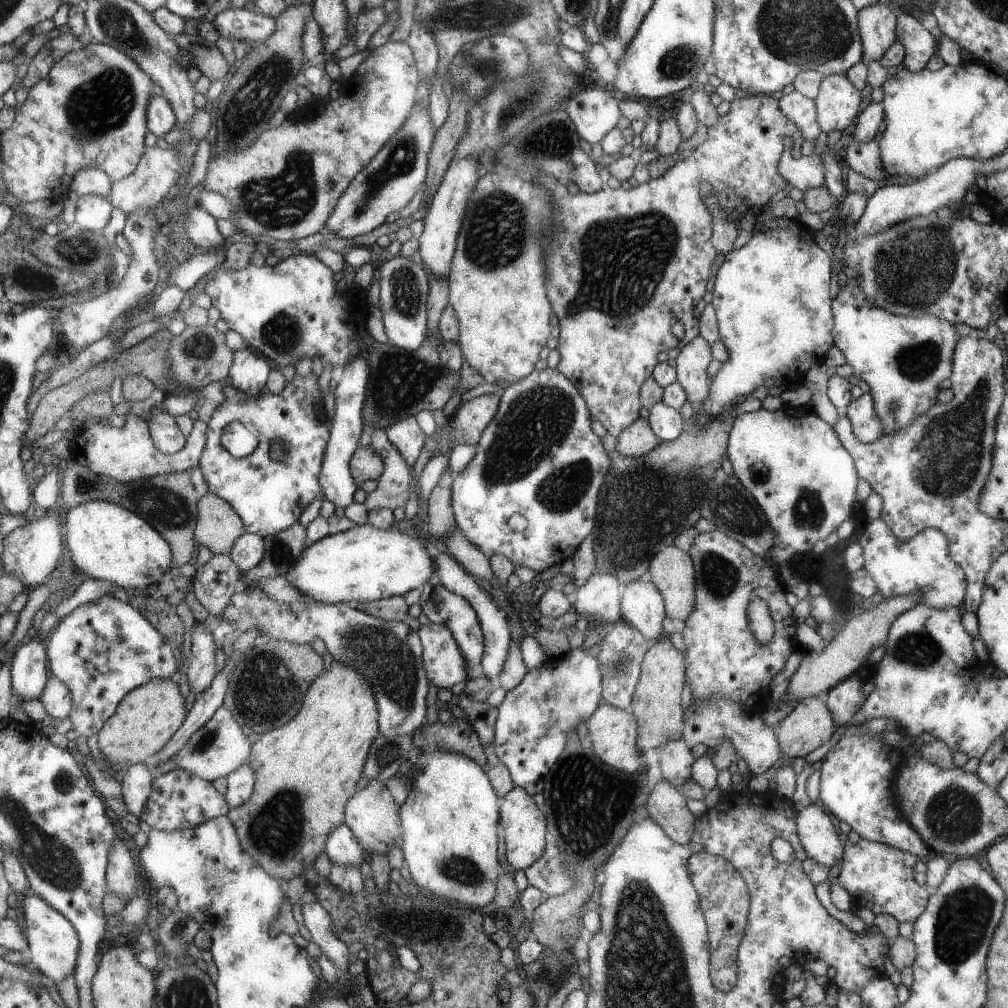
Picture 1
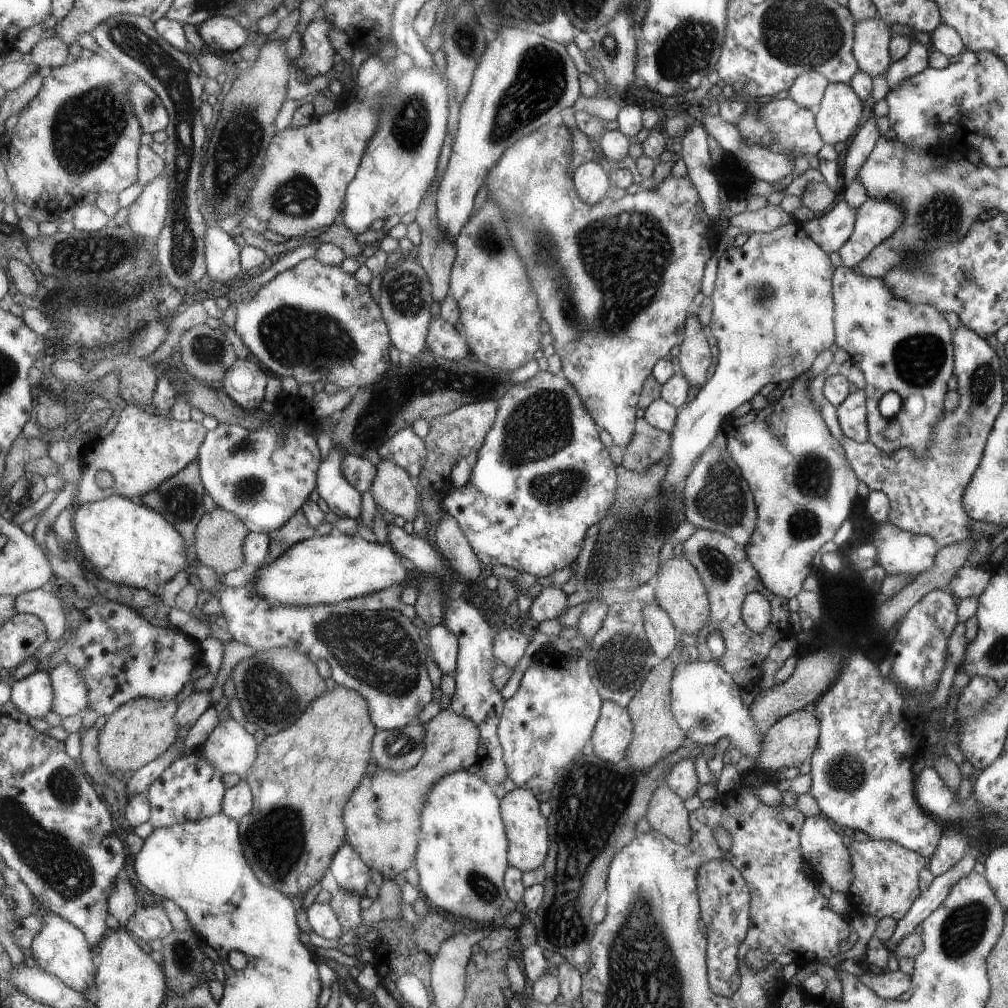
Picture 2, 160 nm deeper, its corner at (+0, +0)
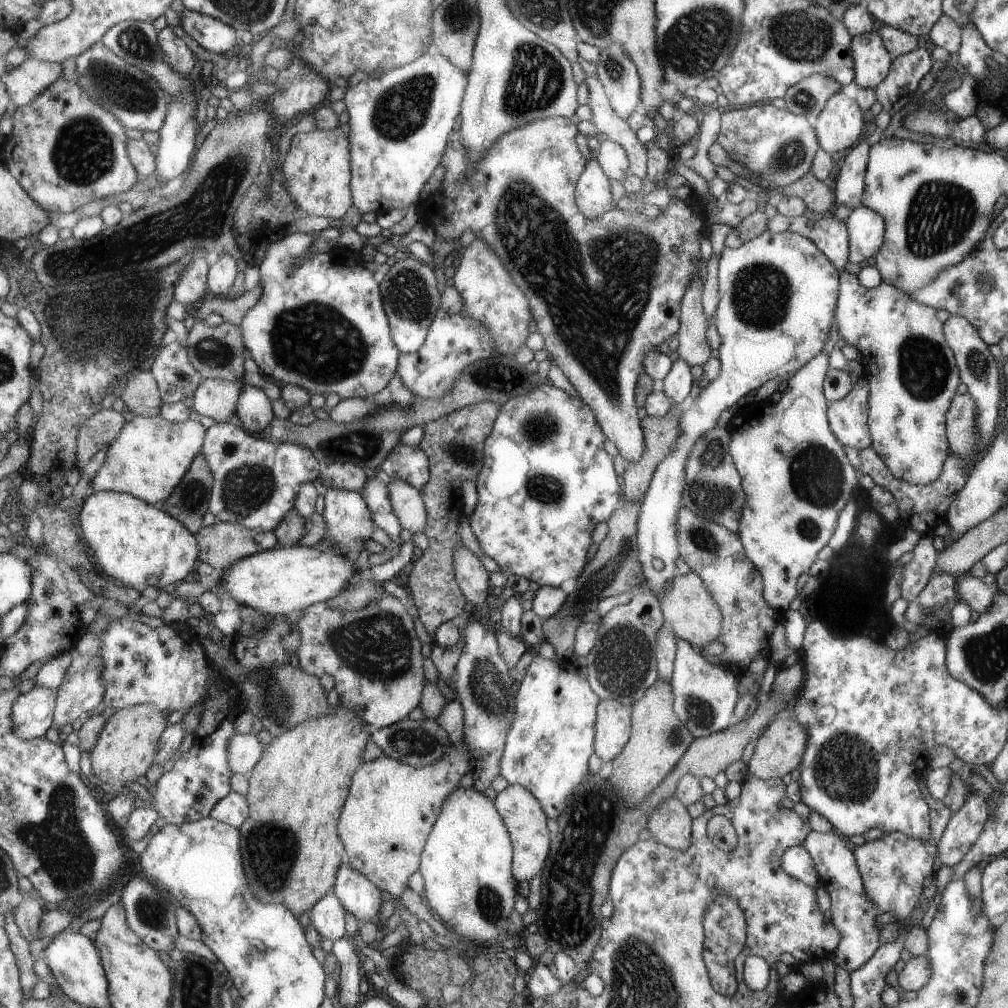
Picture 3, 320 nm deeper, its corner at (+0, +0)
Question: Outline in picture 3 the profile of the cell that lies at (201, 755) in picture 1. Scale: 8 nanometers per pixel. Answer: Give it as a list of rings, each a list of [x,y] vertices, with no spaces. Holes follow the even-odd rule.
[[[236,732],[229,743],[229,762],[234,773],[247,774],[252,772],[261,760],[266,746],[254,733],[240,734]]]

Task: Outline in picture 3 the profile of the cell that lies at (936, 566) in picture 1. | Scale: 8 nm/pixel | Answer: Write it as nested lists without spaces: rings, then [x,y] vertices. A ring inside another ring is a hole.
[[[969,572],[957,578],[956,592],[957,600],[967,603],[979,615],[992,604],[995,593],[991,586],[983,584],[981,578],[973,578]]]

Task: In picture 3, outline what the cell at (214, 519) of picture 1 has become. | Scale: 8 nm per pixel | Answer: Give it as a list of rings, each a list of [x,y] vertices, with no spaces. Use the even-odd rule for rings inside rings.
[[[216,521],[202,527],[197,533],[200,543],[200,560],[209,563],[217,572],[232,567],[234,562],[259,553],[256,536],[259,532],[246,526]]]

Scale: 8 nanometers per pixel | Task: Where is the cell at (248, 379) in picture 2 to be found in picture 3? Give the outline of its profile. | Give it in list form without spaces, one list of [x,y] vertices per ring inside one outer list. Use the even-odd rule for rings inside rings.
[[[246,385],[241,395],[236,414],[241,419],[243,428],[253,436],[262,432],[274,421],[273,404],[263,389]]]

